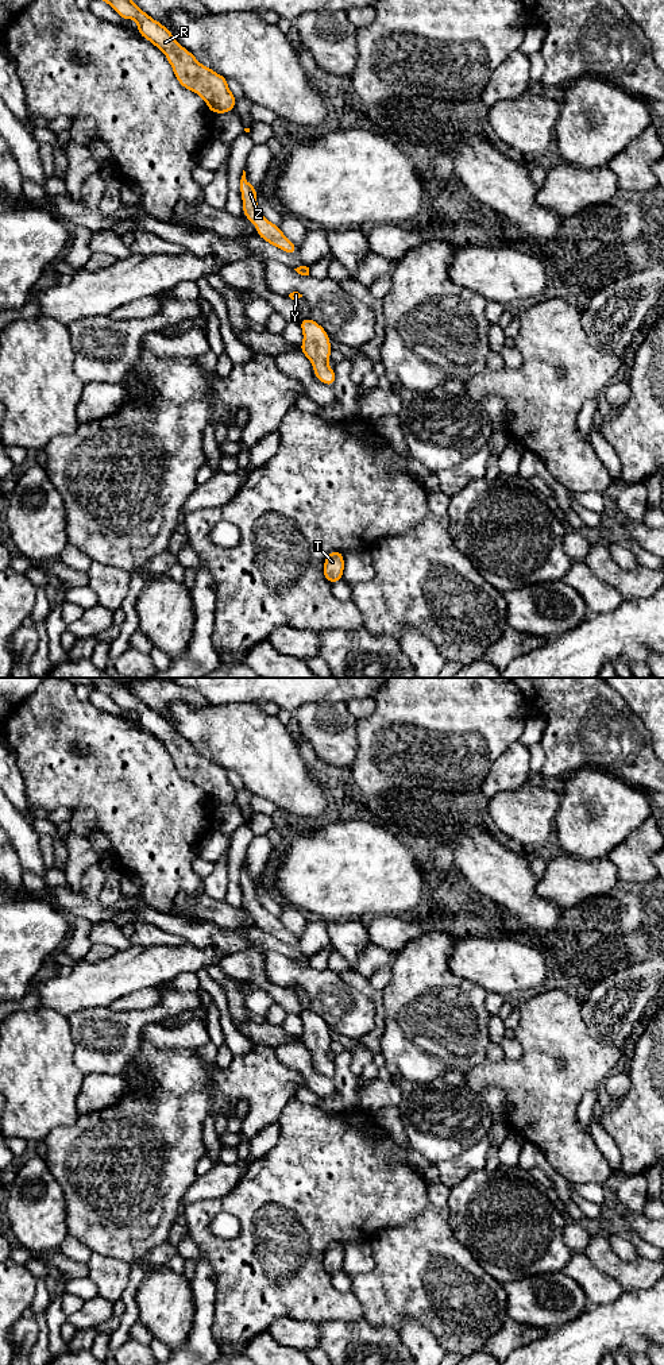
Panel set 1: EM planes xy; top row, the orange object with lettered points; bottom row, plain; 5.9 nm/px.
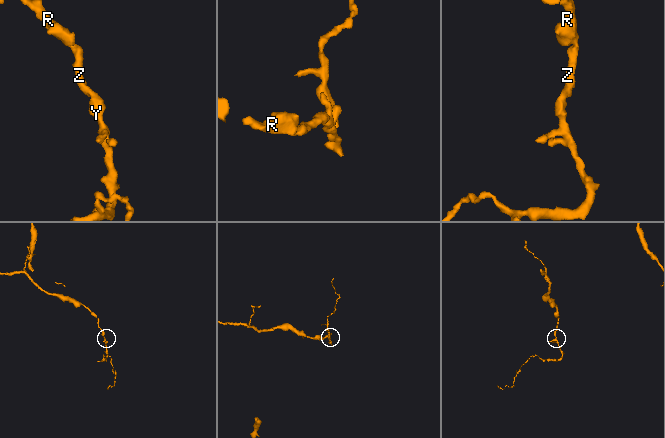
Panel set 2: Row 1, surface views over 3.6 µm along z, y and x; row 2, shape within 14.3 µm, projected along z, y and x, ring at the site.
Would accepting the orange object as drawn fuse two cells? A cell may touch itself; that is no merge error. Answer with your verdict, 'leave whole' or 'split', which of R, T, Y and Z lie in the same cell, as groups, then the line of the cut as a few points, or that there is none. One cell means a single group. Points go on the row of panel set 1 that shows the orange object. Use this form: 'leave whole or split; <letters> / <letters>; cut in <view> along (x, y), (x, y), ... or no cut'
leave whole; R T Y Z; no cut

